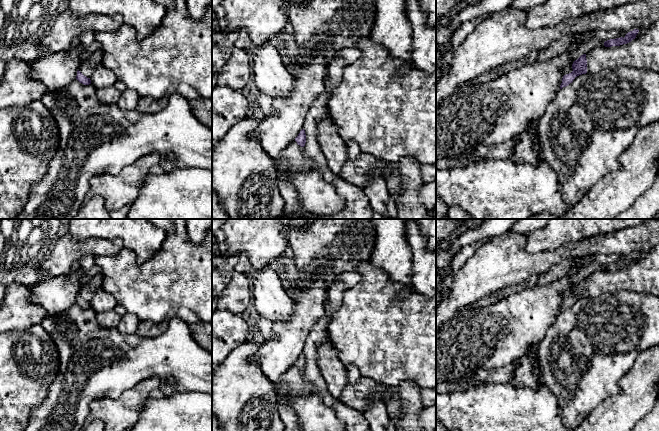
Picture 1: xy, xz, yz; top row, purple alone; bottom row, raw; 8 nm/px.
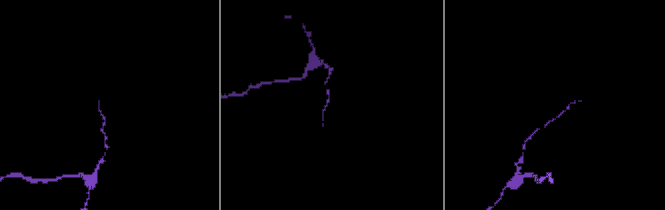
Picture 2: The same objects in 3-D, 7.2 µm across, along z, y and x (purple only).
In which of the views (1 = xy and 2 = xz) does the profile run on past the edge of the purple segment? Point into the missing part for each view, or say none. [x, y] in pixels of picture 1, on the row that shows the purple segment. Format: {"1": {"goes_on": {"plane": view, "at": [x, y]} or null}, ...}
{"1": {"goes_on": null}, "2": {"goes_on": null}}

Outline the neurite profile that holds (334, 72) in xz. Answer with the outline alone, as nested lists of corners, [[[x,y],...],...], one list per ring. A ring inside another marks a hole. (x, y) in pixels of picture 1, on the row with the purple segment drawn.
[[[336,55],[328,60],[324,77],[325,92],[314,100],[304,121],[306,143],[303,153],[310,159],[313,168],[322,174],[324,180],[334,185],[337,194],[345,199],[345,205],[334,214],[308,214],[305,219],[372,219],[374,213],[368,198],[359,187],[342,180],[330,171],[317,140],[317,122],[325,115],[329,95],[342,81],[344,68],[345,62],[337,59]]]

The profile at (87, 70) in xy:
[[[83,64],[80,66],[79,71],[86,76],[87,78],[91,78],[93,72],[95,70],[95,66],[91,66],[88,64]]]

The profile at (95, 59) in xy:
[[[101,49],[96,50],[92,55],[90,55],[88,58],[82,60],[82,64],[88,64],[91,66],[98,66],[99,64],[102,64],[102,51]]]

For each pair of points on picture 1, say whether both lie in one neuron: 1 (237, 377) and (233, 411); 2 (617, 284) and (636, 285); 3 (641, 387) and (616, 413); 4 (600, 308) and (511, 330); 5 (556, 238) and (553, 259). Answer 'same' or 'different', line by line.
1: same
2: same
3: same
4: different
5: different

